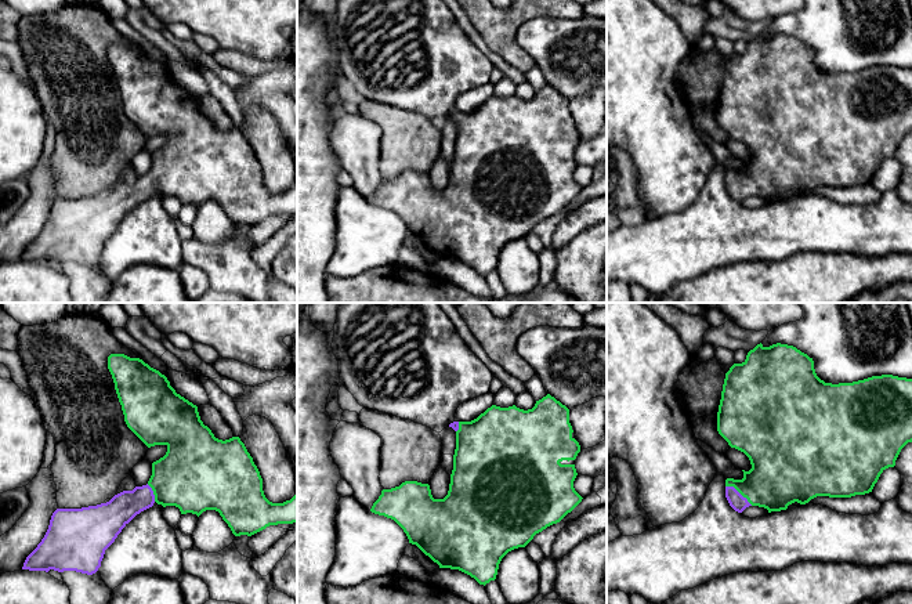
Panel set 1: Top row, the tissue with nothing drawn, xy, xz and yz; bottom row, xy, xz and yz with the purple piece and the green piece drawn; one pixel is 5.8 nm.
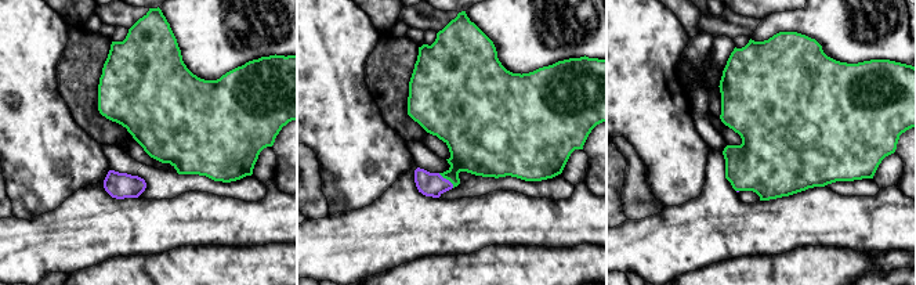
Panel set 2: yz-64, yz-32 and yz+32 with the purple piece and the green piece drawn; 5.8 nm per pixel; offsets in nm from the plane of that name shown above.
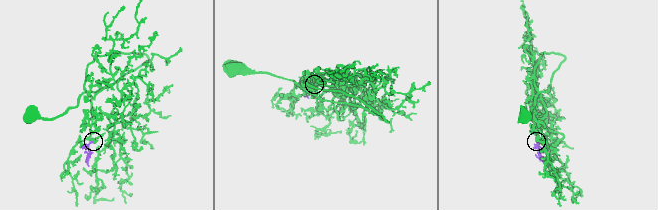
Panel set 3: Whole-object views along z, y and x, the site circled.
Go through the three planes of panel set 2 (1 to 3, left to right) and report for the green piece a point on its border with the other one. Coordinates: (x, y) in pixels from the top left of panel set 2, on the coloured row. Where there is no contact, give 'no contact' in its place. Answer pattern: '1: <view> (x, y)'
1: no contact
2: yz-32 (445, 179)
3: no contact

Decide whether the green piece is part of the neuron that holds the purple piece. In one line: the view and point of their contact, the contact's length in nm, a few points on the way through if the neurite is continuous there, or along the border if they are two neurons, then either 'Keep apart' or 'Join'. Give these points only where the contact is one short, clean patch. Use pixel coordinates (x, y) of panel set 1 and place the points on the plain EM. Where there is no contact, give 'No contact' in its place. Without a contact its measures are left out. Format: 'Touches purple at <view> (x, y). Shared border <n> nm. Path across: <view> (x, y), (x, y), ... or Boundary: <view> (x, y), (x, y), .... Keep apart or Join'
Touches purple at yz (738, 183). Shared border 200 nm. Path across: yz (735, 190), (738, 183), (766, 176), (778, 167). Join

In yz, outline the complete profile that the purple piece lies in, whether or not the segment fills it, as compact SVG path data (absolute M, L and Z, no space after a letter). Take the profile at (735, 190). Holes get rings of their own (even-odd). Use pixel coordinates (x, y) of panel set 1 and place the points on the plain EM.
M760 33L748 43L746 50L742 54L734 54L725 64L717 102L717 122L731 138L743 142L752 155L749 162L742 160L742 170L725 170L725 188L730 196L738 203L742 203L749 196L764 198L768 200L768 203L781 202L786 200L788 196L795 192L806 195L817 187L851 188L855 185L865 185L872 182L880 164L886 159L895 156L895 151L901 140L908 133L912 133L912 69L882 65L853 73L825 73L817 66L813 48L796 37L781 33L764 37Z

